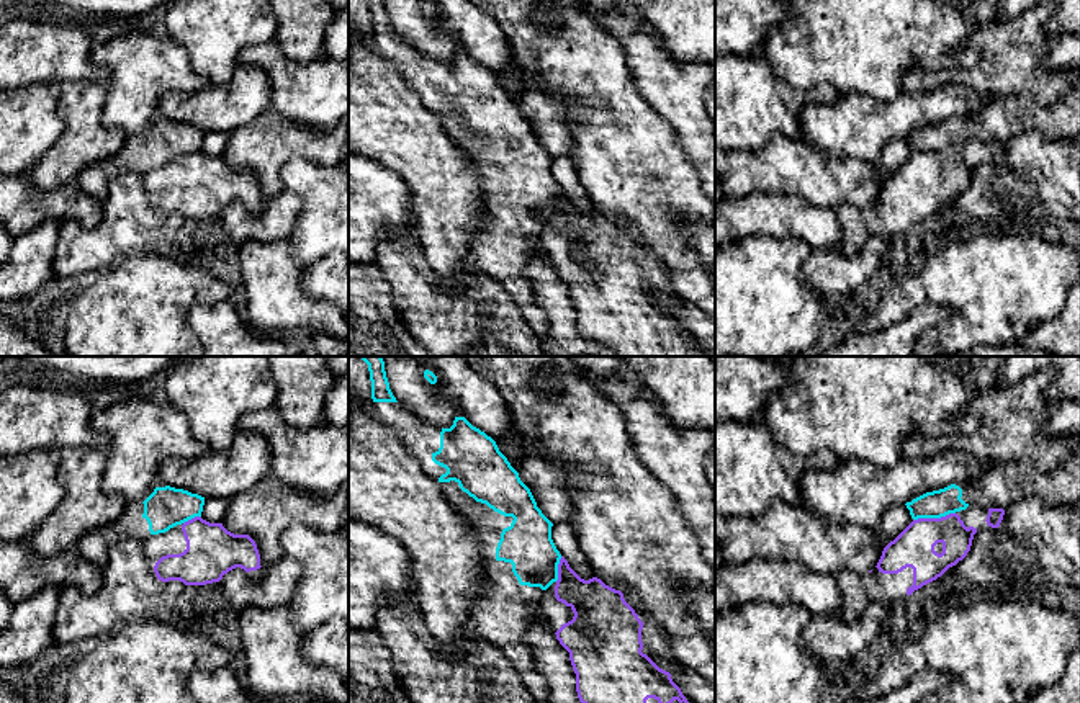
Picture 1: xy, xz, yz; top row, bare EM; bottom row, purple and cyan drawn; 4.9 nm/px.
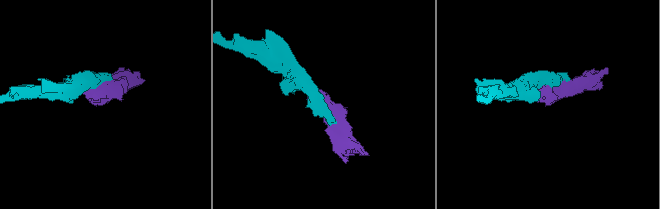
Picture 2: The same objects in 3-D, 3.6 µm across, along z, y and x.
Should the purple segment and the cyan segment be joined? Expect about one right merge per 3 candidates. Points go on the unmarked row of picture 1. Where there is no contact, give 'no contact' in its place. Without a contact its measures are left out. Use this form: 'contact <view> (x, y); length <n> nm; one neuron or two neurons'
contact yz (933, 152); length 220 nm; two neurons

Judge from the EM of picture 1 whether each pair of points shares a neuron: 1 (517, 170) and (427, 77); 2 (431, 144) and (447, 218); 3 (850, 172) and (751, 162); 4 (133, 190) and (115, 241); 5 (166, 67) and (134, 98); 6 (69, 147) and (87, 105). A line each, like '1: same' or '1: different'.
1: same
2: same
3: same
4: same
5: same
6: same

